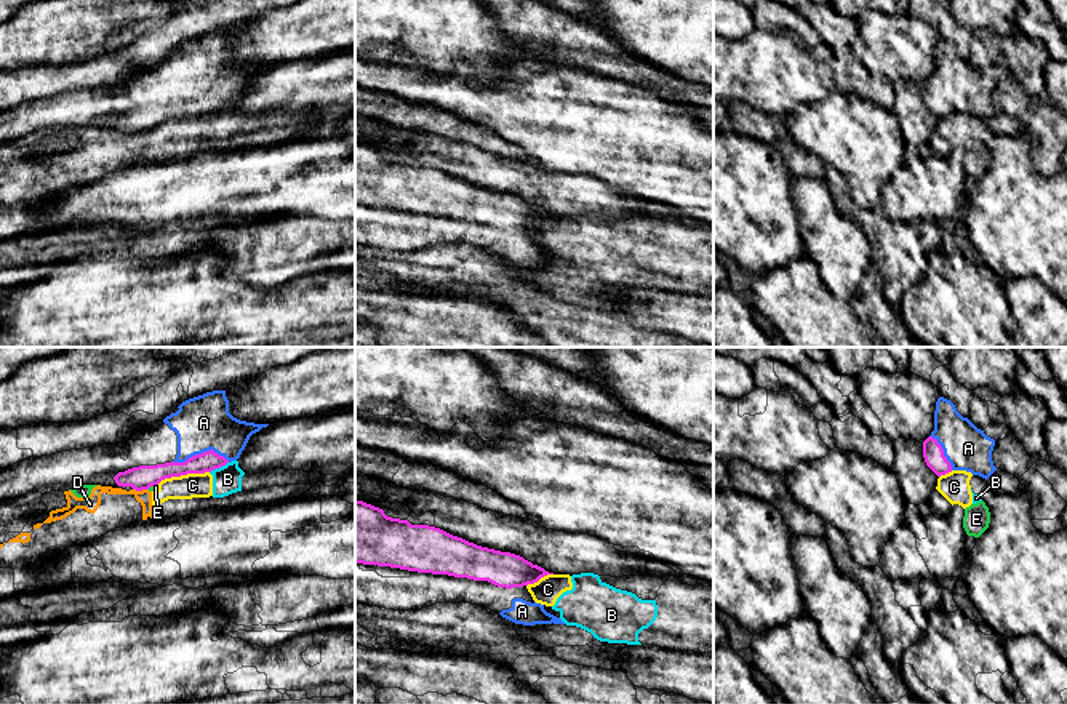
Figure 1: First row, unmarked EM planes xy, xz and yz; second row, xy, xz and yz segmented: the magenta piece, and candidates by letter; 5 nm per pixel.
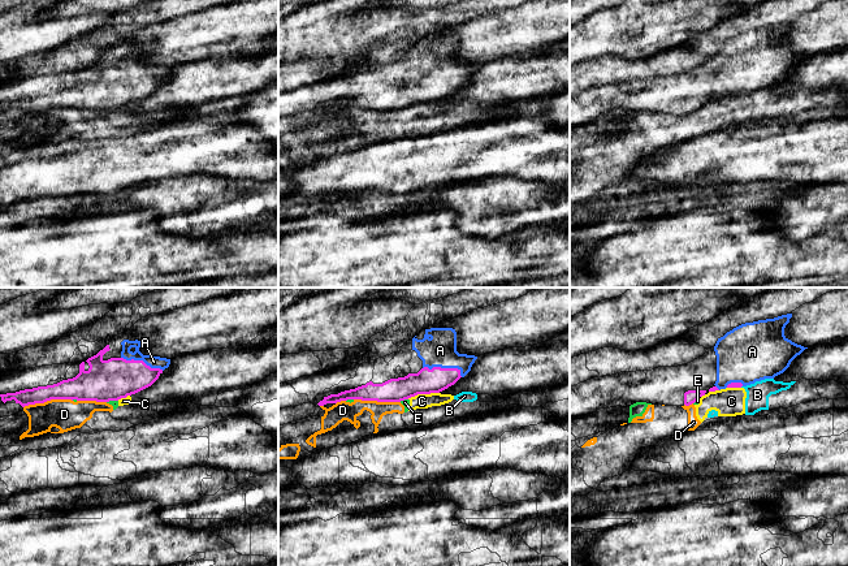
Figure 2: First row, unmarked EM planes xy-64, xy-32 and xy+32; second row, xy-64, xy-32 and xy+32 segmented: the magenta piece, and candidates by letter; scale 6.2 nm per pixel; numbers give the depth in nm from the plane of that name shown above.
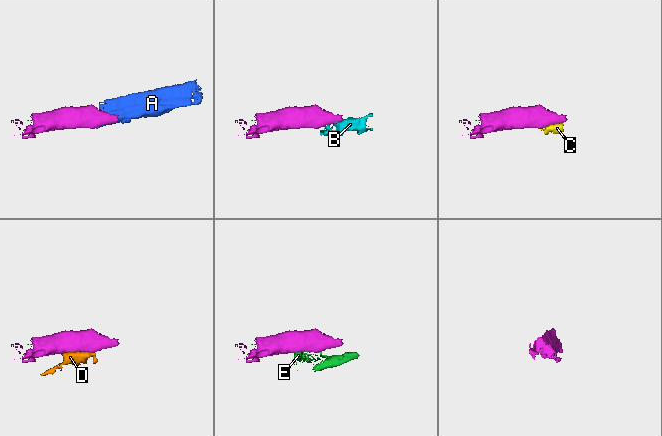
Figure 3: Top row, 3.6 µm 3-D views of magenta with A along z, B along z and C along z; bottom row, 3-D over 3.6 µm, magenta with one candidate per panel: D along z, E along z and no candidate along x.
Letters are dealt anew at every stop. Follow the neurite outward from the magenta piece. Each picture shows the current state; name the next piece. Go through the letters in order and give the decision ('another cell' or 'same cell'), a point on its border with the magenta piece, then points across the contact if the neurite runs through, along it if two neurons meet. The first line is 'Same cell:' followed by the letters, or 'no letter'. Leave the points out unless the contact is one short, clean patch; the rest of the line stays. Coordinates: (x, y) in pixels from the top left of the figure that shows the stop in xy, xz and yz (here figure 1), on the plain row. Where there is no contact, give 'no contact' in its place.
Same cell: A
A: same cell; meets magenta in xy at (200, 96); runs through xy (207, 103), (200, 96), (203, 64)
B: another cell; meets magenta in xy at (218, 109); border along xy (227, 103), (210, 114)
C: another cell; meets magenta in xy at (183, 116); border along xy (208, 112), (171, 117), (157, 125)
D: another cell; meets magenta in xy at (141, 132); border along xy (133, 130), (147, 132)
E: another cell; meets magenta in xy at (152, 127); border along xy (157, 125), (147, 130)

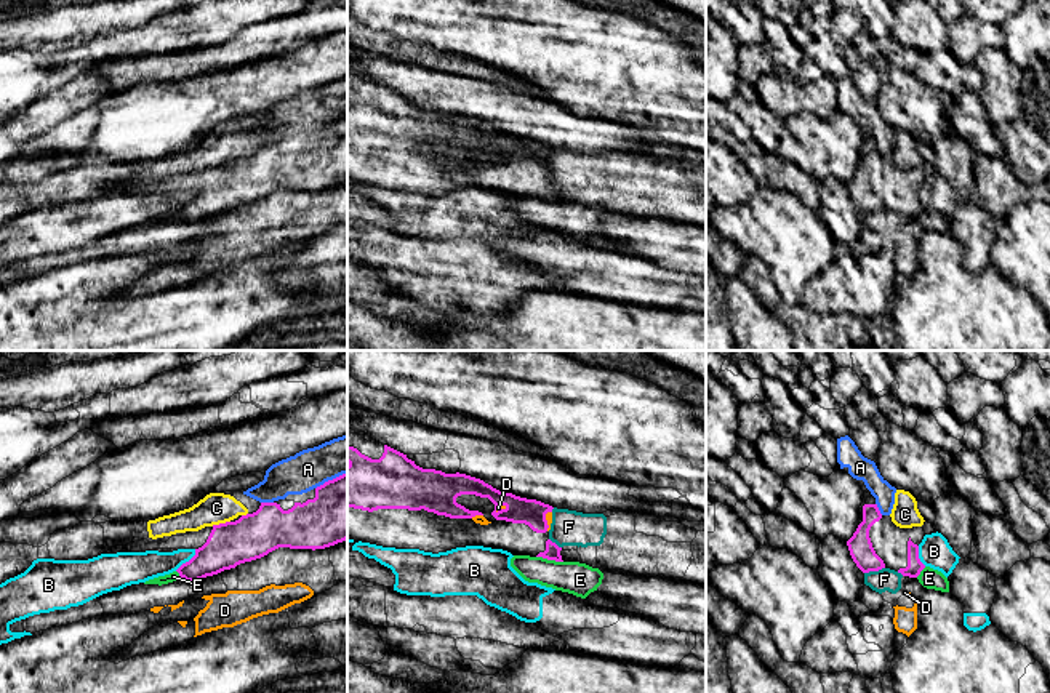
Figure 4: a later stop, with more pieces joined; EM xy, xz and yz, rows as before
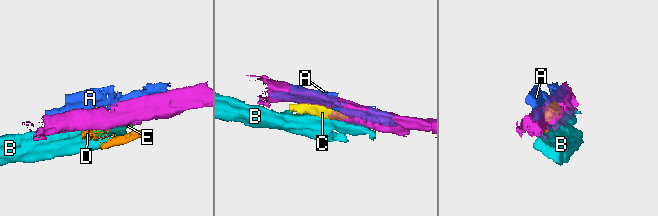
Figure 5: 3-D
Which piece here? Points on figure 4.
Same cell: no letter
A: another cell; meets magenta in xy at (268, 144)
B: another cell; meets magenta in xy at (186, 204)
C: another cell; meets magenta in xy at (220, 165); border along xy (229, 162), (212, 167)
D: another cell; meets magenta in xz at (501, 151); border along xz (506, 148), (495, 152)
E: another cell; meets magenta in xz at (549, 200); border along xz (537, 197), (562, 204)
F: another cell; meets magenta in yz at (874, 212); border along yz (884, 208), (865, 215)

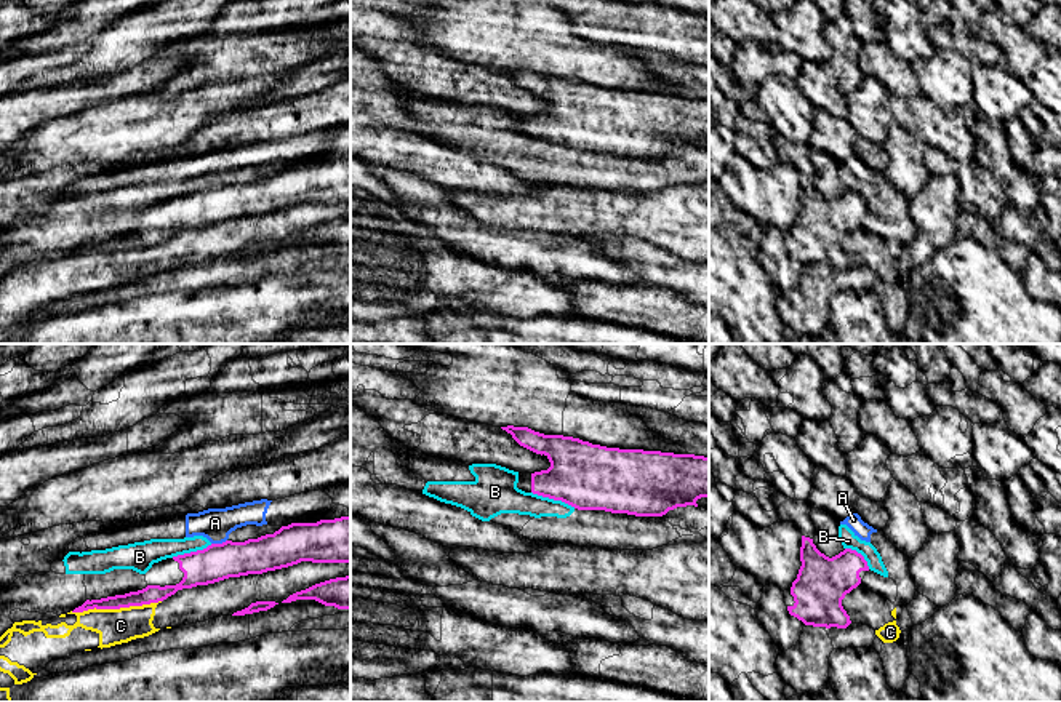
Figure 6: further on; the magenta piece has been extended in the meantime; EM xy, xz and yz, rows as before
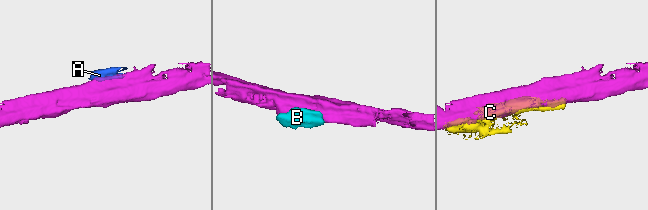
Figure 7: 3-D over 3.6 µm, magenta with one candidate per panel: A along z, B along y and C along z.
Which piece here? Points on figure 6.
Same cell: no letter
A: another cell; meets magenta in xy at (218, 186); border along xy (226, 181), (212, 186)
B: another cell; meets magenta in xz at (554, 141); border along xz (532, 133), (560, 141), (575, 149)
C: another cell; meets magenta in xy at (116, 250)

